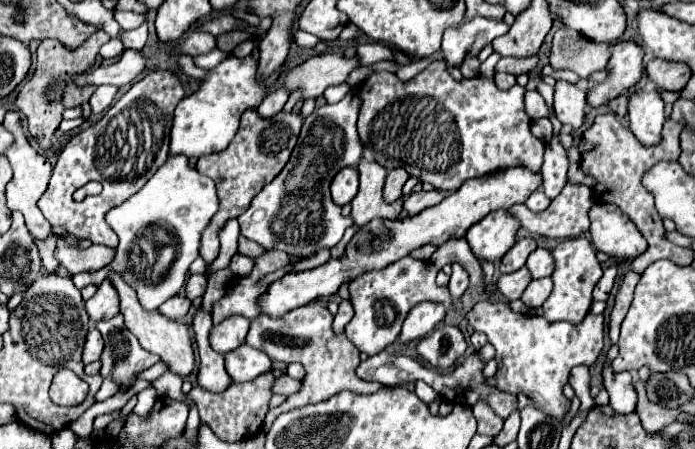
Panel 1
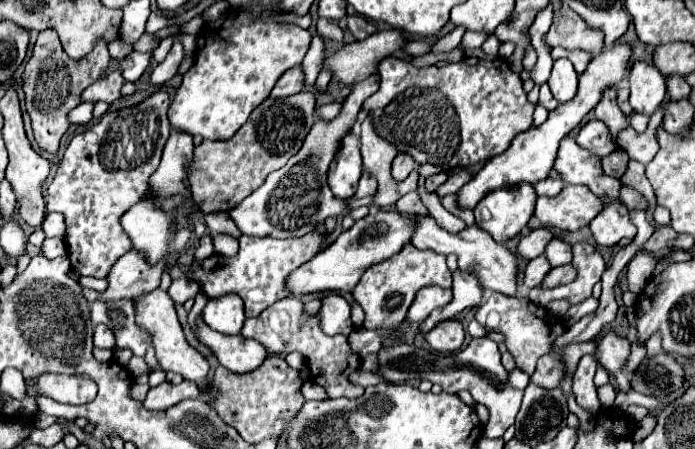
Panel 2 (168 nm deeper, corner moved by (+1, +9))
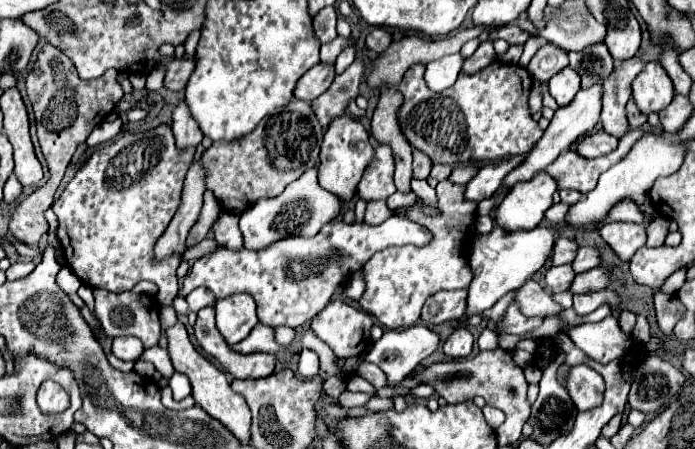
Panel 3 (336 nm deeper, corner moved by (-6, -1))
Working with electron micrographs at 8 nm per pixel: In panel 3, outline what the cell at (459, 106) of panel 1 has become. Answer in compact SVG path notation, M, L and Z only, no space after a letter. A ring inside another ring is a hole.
M492 62L484 70L476 74L460 74L456 84L446 88L444 92L432 92L424 82L424 64L410 66L398 86L398 92L404 96L402 106L398 108L398 124L404 138L412 148L424 152L432 164L486 164L512 156L526 154L534 142L542 136L542 128L532 120L528 106L528 92L532 86L532 76L526 68L516 64Z

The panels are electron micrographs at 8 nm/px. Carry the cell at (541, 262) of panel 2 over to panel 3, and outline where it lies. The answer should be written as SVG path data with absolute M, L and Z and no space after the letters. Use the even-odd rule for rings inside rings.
M564 264L564 266L552 266L552 268L546 272L546 276L544 276L546 286L548 286L548 290L550 290L552 294L568 290L572 278L574 278L574 270L572 270L570 264Z

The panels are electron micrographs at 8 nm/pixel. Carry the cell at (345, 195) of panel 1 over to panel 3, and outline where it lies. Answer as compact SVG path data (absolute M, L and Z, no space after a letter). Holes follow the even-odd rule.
M348 114L336 116L324 132L324 142L322 142L322 150L320 150L320 166L318 166L320 186L326 188L328 192L332 192L334 196L338 196L344 204L350 202L352 196L356 194L356 186L358 186L364 170L372 162L372 158L374 158L374 148L370 144L370 136L364 130L364 126L358 120L350 118Z

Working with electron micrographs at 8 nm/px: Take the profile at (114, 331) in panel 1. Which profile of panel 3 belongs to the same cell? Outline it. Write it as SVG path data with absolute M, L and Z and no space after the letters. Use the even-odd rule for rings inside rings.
M96 288L94 298L96 298L94 314L110 338L114 338L114 336L136 336L142 340L144 348L152 348L158 344L158 340L162 336L162 328L158 322L158 306L154 304L154 300L150 296L134 294L134 292L114 294L114 292L106 292L106 290Z

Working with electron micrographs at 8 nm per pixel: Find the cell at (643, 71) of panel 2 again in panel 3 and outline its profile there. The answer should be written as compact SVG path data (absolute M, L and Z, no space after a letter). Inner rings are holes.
M648 62L634 78L632 98L644 114L662 112L672 102L674 88L660 62Z

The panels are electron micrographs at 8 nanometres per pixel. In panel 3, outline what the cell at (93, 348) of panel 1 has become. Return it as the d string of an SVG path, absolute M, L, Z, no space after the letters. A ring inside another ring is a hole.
M118 336L112 338L112 354L120 360L136 360L138 354L142 354L144 346L134 336Z

